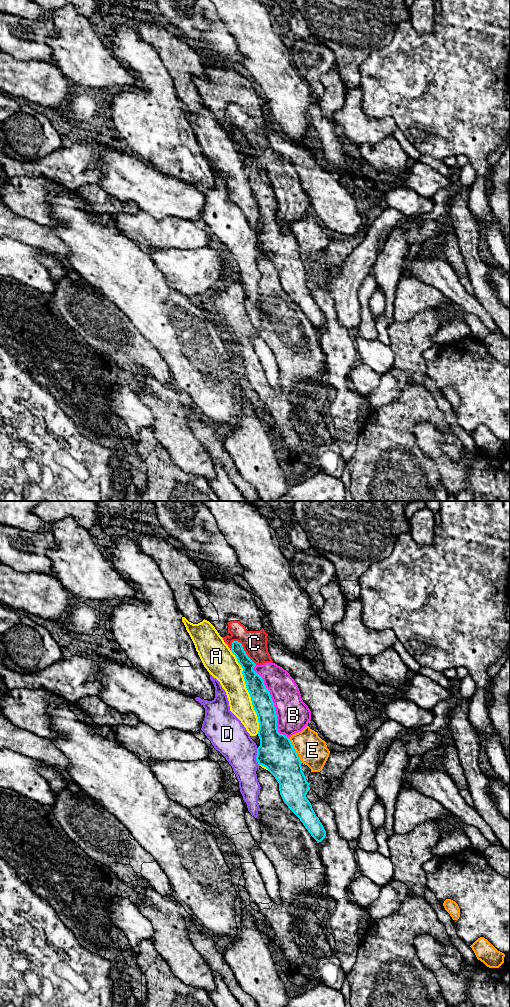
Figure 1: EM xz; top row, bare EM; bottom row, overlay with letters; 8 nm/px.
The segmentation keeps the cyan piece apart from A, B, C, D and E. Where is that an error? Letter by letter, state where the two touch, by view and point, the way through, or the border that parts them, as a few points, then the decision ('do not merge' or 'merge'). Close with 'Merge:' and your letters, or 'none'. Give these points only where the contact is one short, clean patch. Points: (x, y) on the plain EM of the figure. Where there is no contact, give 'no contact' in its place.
A: meets cyan in xz at (248, 179); do not merge
B: meets cyan in xz at (273, 191); do not merge
C: meets cyan in xz at (243, 137); do not merge
D: meets cyan in xz at (256, 245); do not merge
E: meets cyan in xz at (294, 238); do not merge
Merge: none

